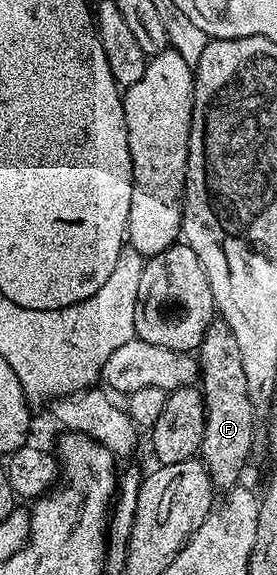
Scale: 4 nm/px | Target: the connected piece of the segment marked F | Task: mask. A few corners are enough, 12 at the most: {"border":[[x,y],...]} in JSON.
{"border":[[212,322],[198,348],[201,461],[230,488],[255,442],[237,340]]}

